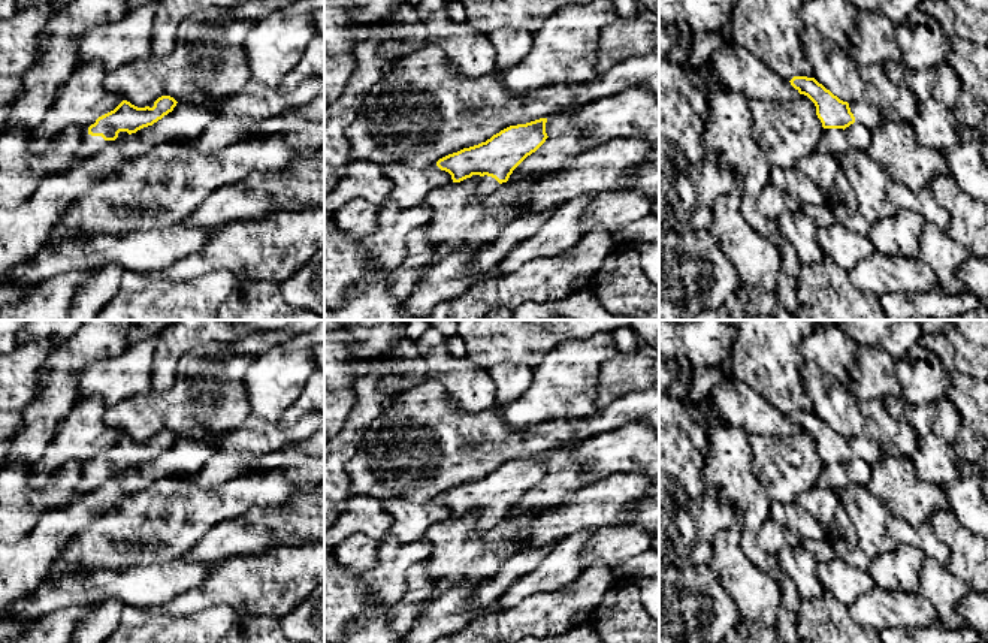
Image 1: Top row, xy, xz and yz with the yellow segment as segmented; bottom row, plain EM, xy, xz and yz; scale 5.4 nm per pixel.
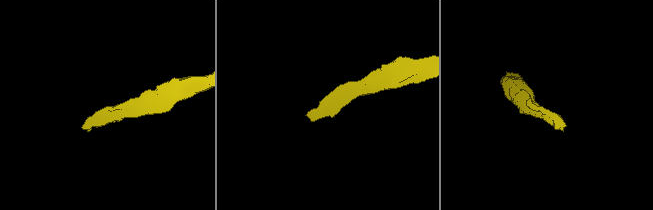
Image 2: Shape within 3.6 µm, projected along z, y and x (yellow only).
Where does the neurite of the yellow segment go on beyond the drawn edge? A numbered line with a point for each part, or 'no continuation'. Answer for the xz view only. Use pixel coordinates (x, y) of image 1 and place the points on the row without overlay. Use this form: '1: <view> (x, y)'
1: xz (486, 519)

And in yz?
1: yz (864, 449)

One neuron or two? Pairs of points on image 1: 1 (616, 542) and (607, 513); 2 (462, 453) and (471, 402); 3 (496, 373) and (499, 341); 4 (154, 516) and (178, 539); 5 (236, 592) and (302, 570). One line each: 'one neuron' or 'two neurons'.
1: two neurons
2: two neurons
3: two neurons
4: one neuron
5: one neuron

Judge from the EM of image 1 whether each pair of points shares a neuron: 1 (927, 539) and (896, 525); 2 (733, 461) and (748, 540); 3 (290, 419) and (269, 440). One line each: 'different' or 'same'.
1: same
2: same
3: different

